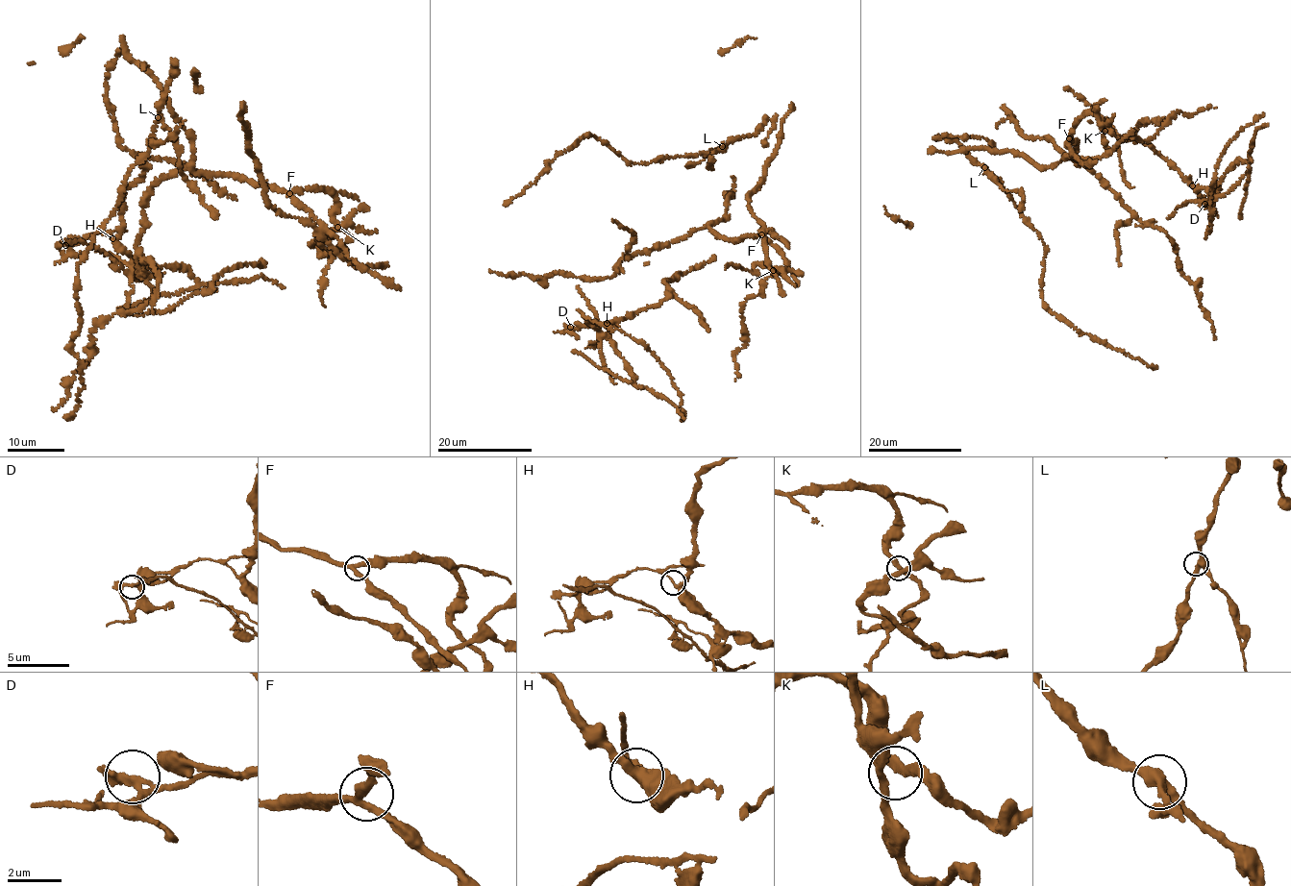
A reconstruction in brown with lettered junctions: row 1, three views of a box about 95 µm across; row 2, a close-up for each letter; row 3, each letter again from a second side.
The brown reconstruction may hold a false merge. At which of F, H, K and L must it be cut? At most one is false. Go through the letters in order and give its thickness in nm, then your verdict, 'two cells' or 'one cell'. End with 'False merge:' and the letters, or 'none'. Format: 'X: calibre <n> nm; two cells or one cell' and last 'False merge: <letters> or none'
F: calibre 280 nm; one cell
H: calibre 240 nm; two cells
K: calibre 240 nm; one cell
L: calibre 340 nm; one cell
False merge: H

